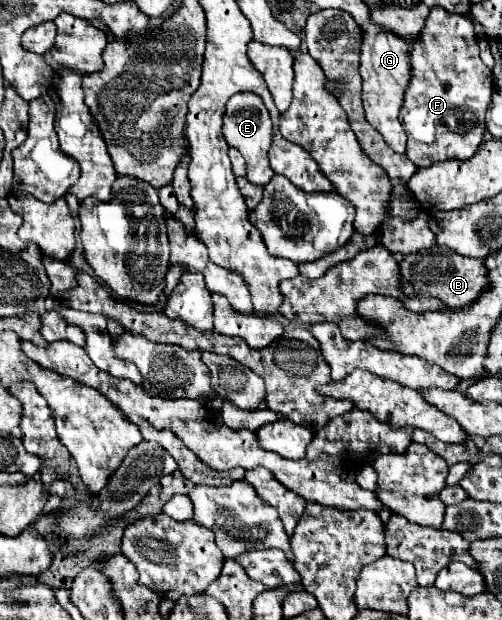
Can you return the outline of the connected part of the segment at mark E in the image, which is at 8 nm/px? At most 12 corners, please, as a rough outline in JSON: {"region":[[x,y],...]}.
{"region":[[238,93],[222,135],[246,159],[246,179],[266,185],[272,121],[262,99]]}

